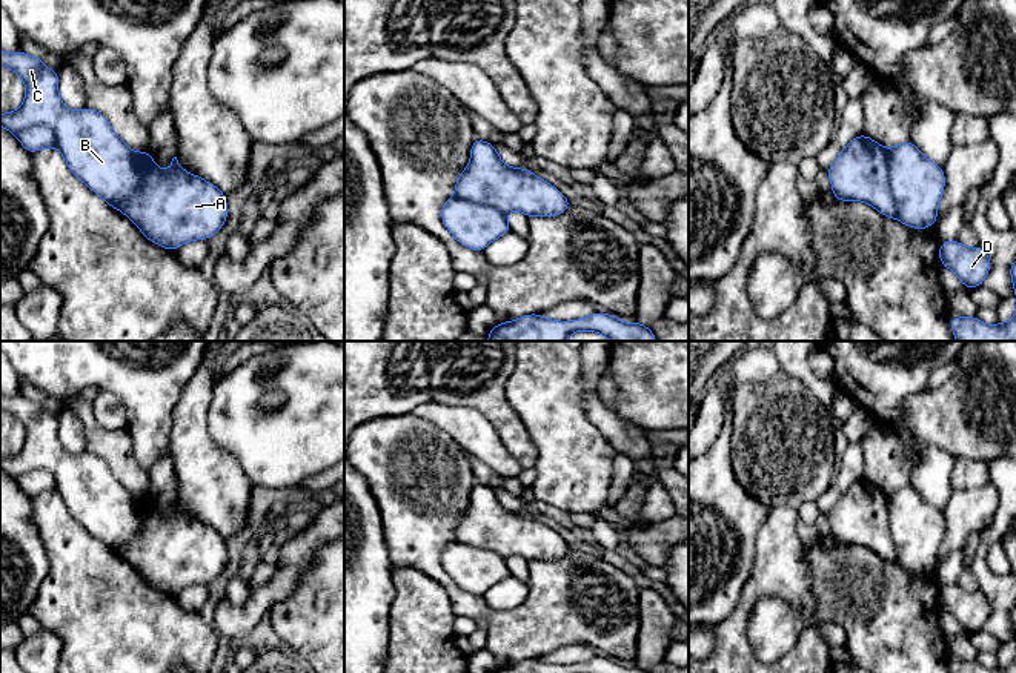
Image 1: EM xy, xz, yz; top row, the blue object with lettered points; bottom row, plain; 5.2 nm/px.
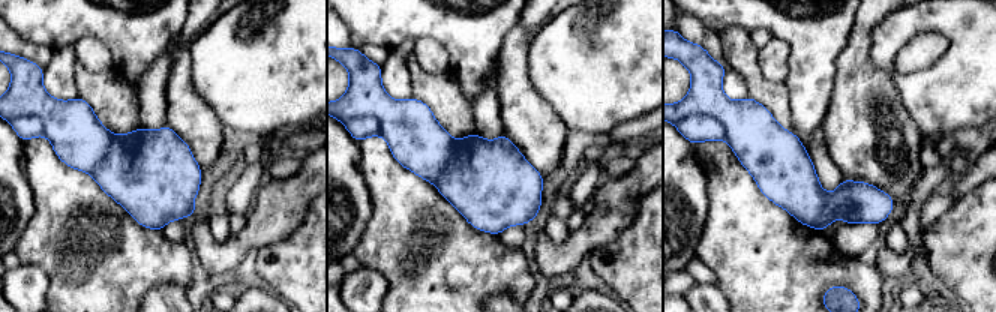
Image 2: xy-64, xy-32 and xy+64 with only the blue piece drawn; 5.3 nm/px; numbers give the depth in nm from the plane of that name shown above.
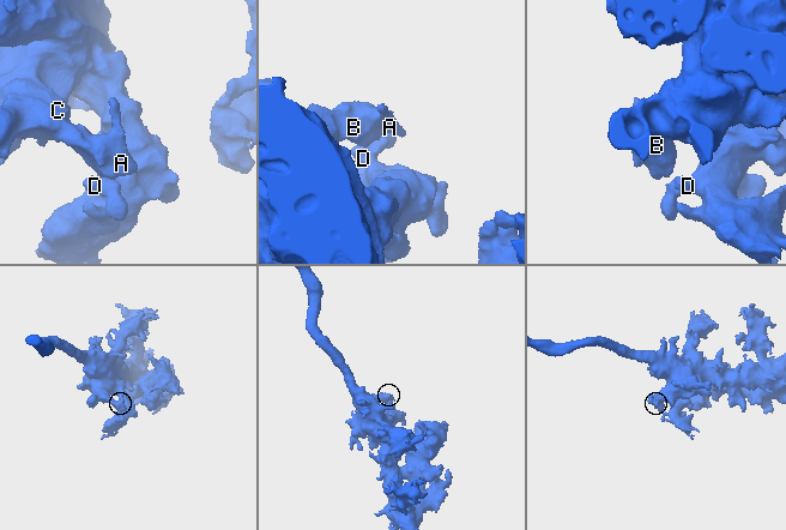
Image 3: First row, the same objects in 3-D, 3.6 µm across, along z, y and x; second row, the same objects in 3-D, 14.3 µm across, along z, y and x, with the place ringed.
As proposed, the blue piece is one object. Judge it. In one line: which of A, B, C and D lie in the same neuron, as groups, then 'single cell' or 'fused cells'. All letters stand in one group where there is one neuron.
A / B C D; fused cells

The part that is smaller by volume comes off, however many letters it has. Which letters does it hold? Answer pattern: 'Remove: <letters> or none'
Remove: A

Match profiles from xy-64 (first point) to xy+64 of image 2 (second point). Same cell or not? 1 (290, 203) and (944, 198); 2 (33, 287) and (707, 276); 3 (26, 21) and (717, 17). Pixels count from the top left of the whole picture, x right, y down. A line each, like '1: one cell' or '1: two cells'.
1: two cells
2: two cells
3: one cell

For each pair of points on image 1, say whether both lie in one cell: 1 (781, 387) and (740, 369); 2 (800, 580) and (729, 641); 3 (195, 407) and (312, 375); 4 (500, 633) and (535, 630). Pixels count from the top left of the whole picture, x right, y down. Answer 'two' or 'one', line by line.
1: two
2: one
3: two
4: one

